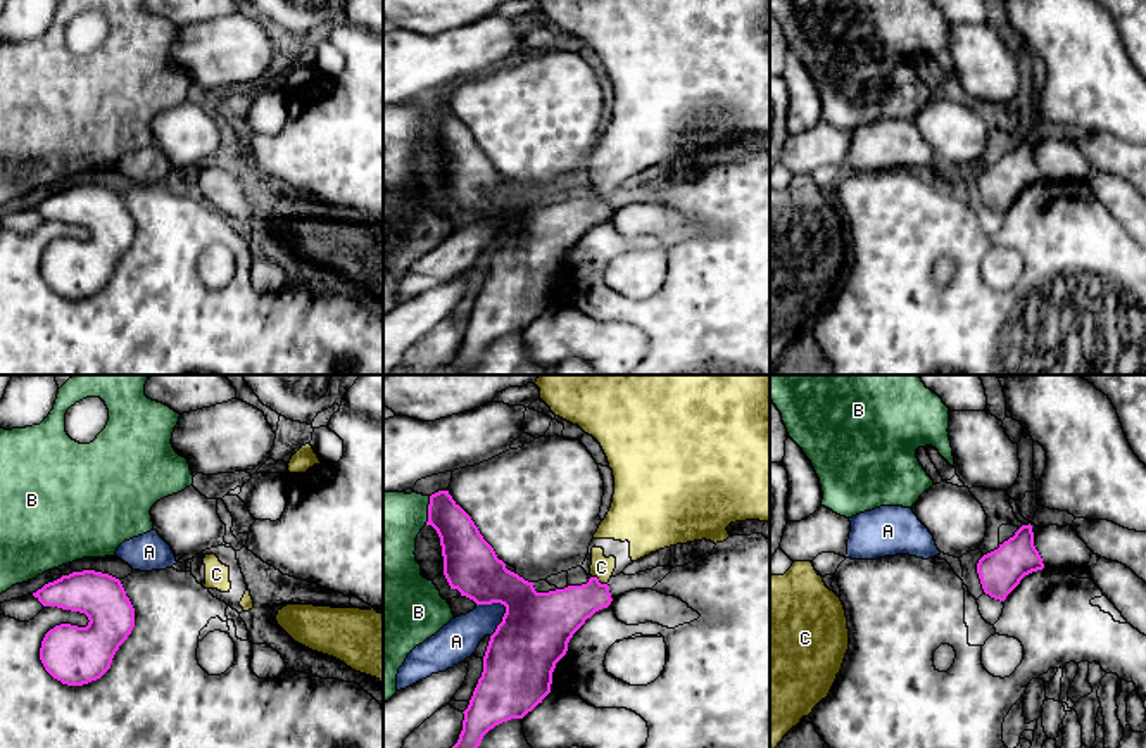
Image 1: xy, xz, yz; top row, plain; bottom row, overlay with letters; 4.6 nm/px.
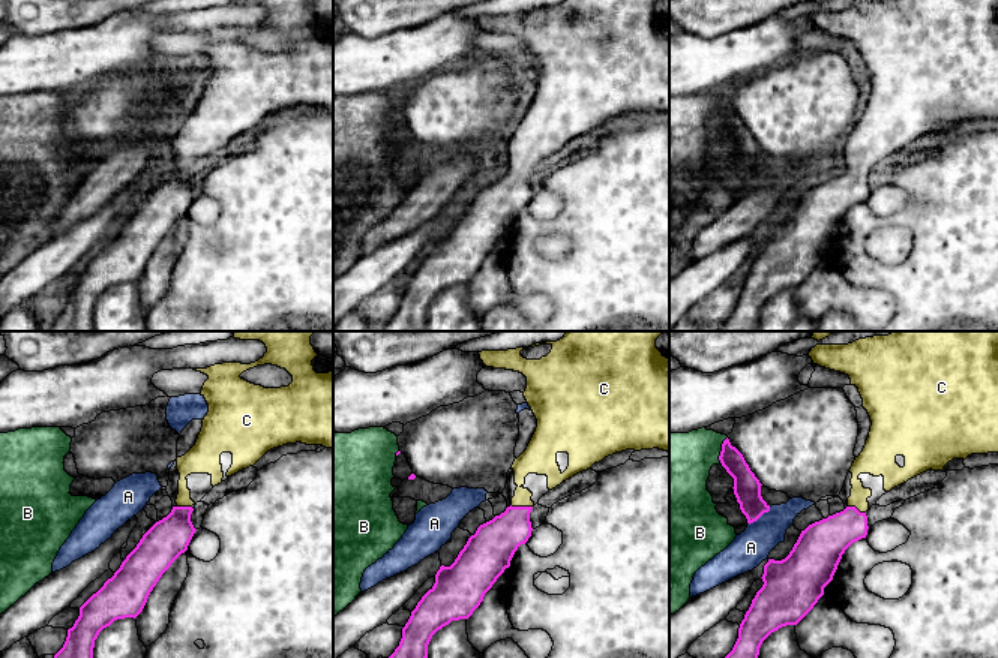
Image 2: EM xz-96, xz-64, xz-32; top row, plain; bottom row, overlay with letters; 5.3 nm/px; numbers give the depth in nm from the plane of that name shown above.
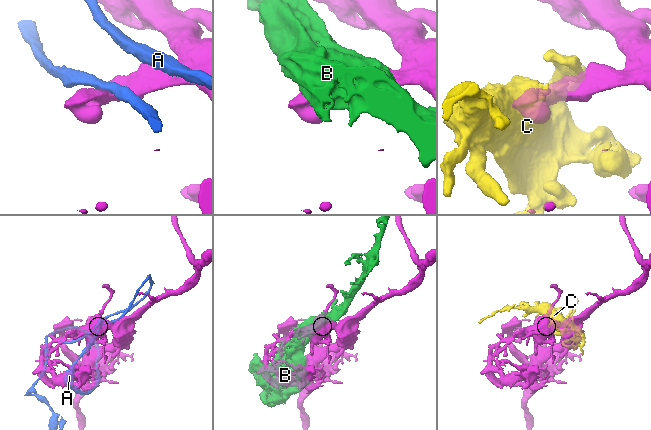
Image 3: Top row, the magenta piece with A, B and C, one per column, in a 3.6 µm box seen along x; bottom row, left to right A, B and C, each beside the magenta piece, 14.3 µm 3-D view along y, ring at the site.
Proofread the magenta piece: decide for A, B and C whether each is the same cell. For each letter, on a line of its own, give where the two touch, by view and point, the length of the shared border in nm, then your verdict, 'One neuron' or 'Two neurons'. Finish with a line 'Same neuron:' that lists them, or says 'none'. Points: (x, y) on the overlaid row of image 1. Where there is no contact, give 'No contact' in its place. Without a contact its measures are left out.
A: Touches magenta at xz (503, 619). Shared border 170 nm. Two neurons
B: Touches magenta at xz (428, 510). Shared border 140 nm. Two neurons
C: Touches magenta at xz (598, 581). Shared border 80 nm. One neuron
Same neuron: C

